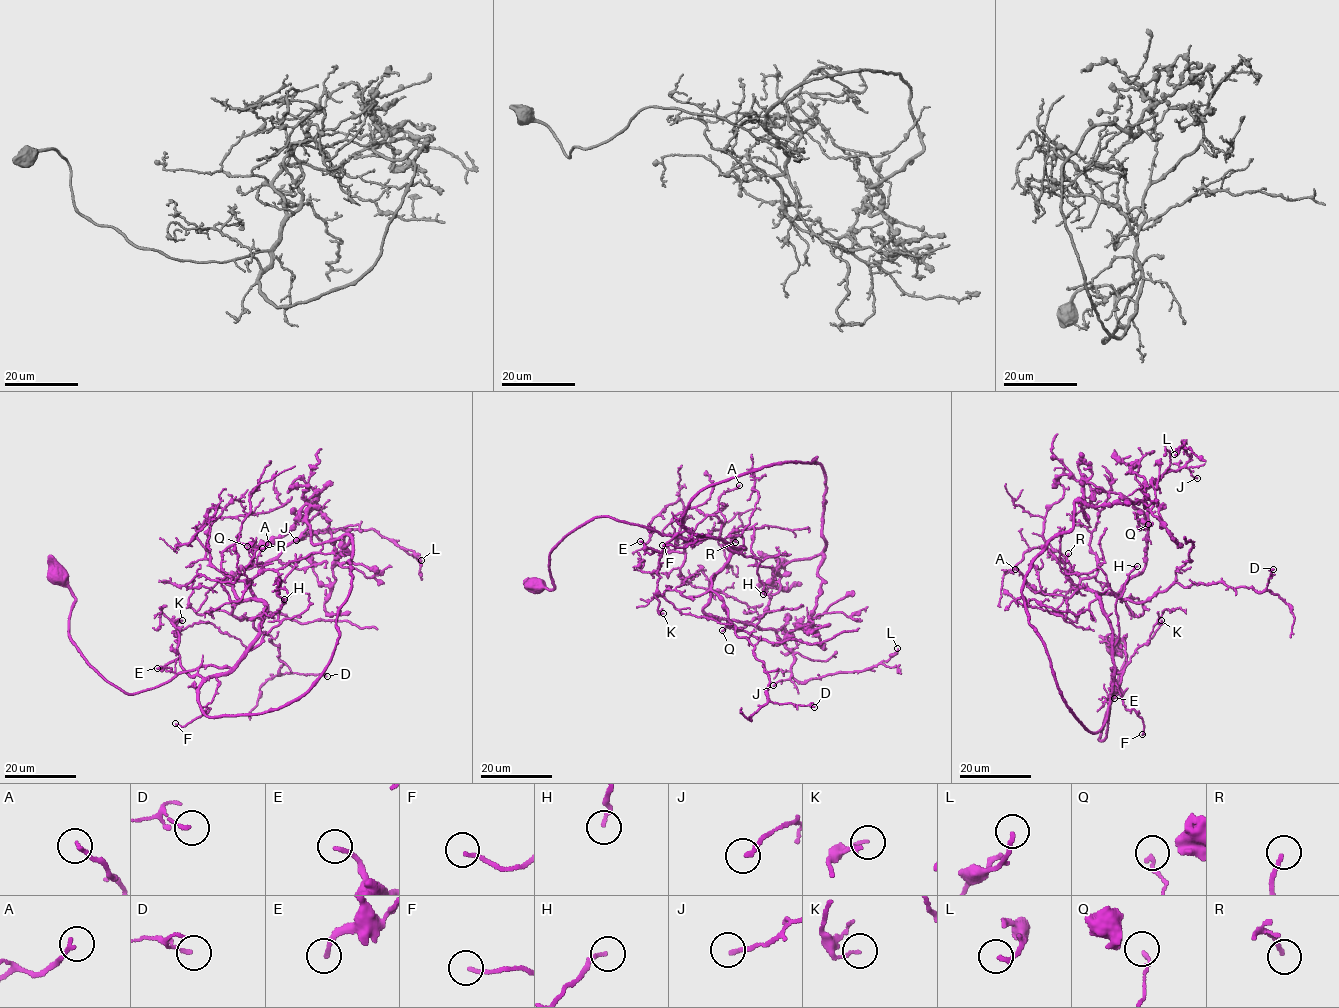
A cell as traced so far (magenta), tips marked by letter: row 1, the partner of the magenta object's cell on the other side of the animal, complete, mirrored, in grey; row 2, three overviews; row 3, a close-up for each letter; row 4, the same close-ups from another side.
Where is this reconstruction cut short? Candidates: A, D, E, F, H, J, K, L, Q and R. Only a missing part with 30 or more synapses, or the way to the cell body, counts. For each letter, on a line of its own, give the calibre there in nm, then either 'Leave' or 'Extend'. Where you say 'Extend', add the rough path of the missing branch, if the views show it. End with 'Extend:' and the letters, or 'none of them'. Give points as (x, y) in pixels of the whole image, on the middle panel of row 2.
A: Thickness 170 nm. Leave
D: Thickness 150 nm. Leave
E: Thickness 190 nm. Extend. Course of what is missing: (640, 541), (631, 535), (618, 516), (600, 506), (607, 495), (633, 496)
F: Thickness 150 nm. Leave
H: Thickness 150 nm. Extend. Course of what is missing: (763, 594), (769, 623), (780, 628), (789, 623), (782, 630), (784, 641)
J: Thickness 180 nm. Leave
K: Thickness 120 nm. Leave
L: Thickness 190 nm. Leave
Q: Thickness 150 nm. Leave
R: Thickness 170 nm. Leave
Extend: E, H

